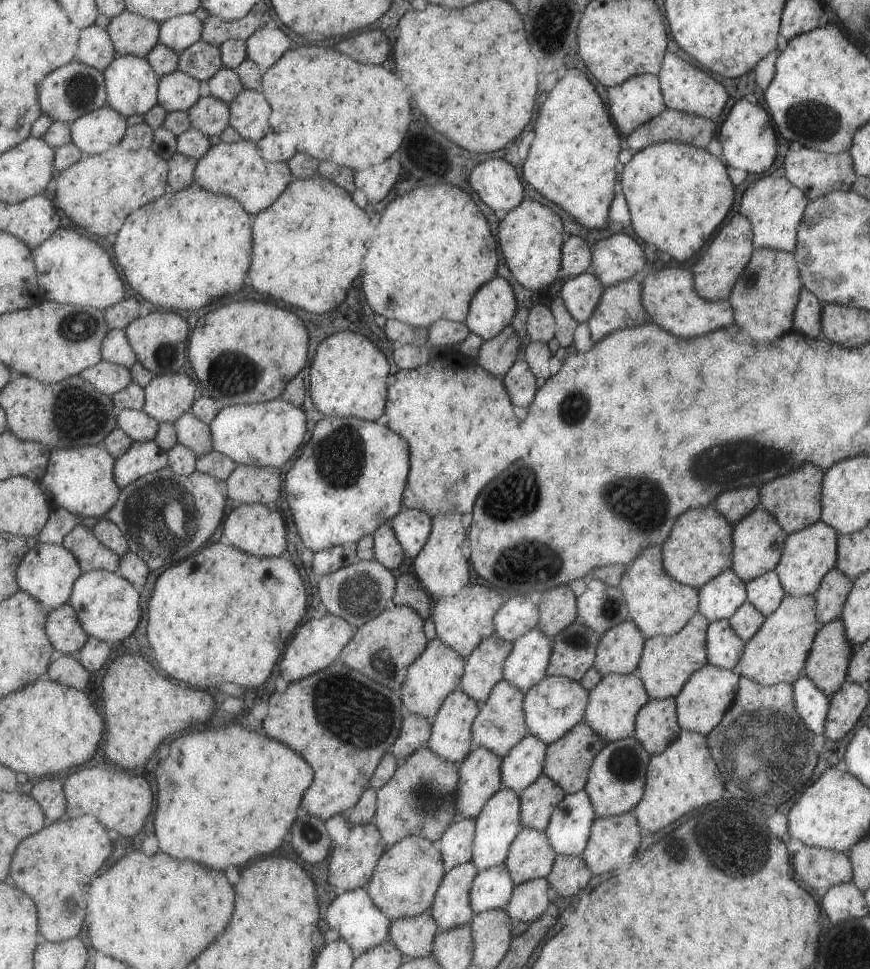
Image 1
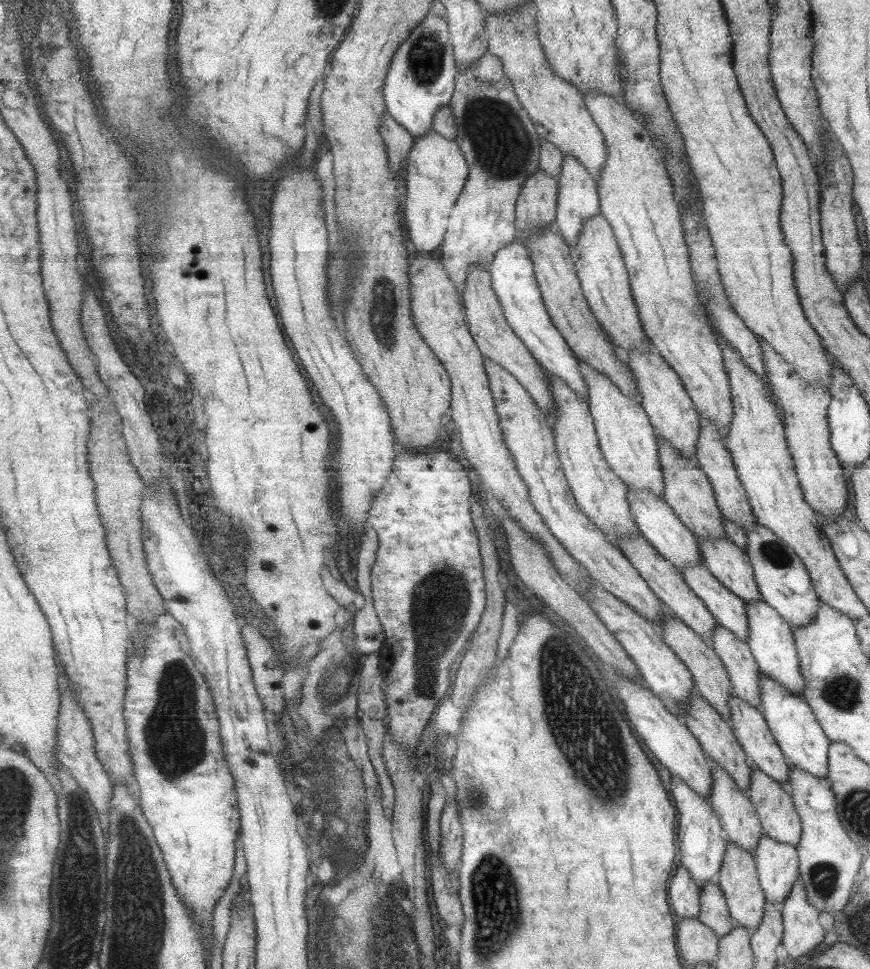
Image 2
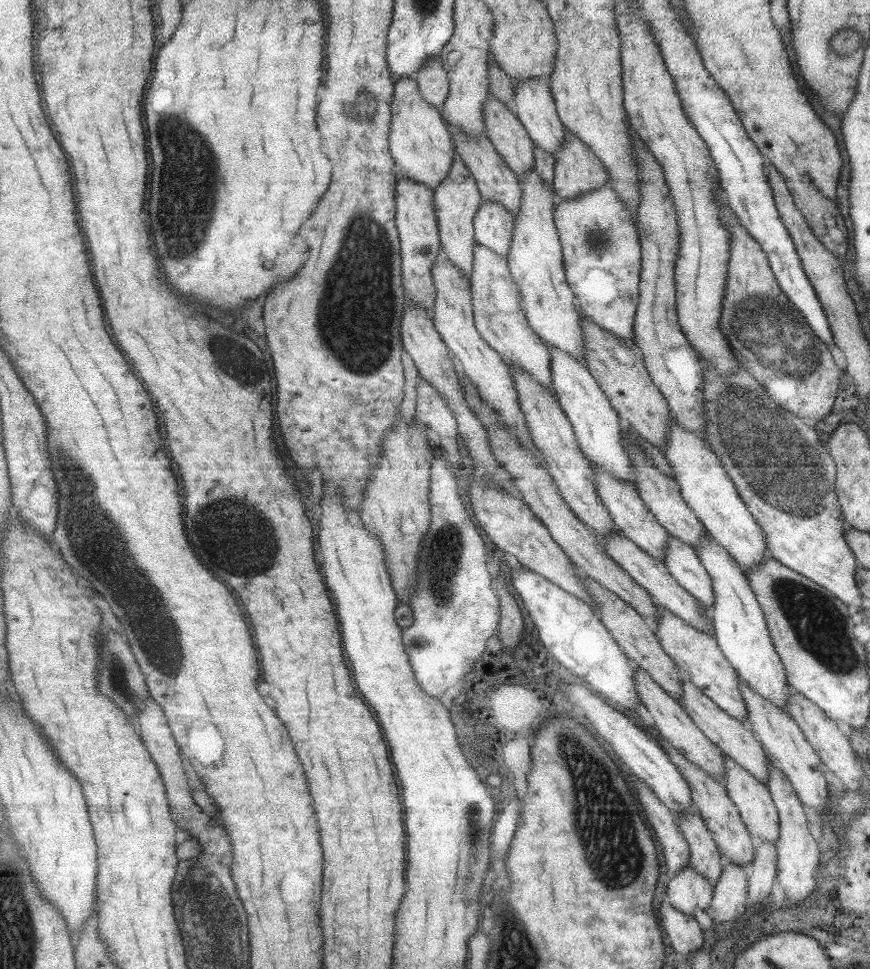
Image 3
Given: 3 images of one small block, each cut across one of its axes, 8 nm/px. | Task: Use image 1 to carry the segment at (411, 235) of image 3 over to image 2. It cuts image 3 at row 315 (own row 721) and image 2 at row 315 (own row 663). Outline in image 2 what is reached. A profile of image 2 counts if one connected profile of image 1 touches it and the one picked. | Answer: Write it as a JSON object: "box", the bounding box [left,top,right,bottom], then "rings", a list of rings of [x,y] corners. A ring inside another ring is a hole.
{"box":[410,250,592,594],"rings":[[[417,250],[411,258],[410,266],[411,277],[411,308],[413,309],[413,317],[415,325],[426,339],[431,348],[438,354],[443,365],[447,367],[452,380],[452,408],[451,418],[455,422],[460,434],[461,446],[463,448],[463,456],[471,463],[482,480],[484,492],[494,496],[494,498],[515,516],[515,521],[528,533],[534,535],[543,546],[547,546],[551,559],[555,560],[555,566],[559,568],[559,572],[563,575],[568,583],[581,594],[582,589],[587,590],[589,582],[592,582],[587,570],[579,564],[568,551],[563,543],[553,535],[549,526],[545,523],[543,515],[539,513],[531,501],[529,485],[523,480],[523,475],[519,472],[517,463],[515,463],[515,455],[511,453],[507,447],[505,433],[501,417],[499,417],[498,406],[495,403],[495,397],[490,387],[490,378],[487,376],[485,366],[486,356],[483,354],[479,343],[475,341],[474,334],[470,331],[467,322],[466,307],[464,306],[463,297],[459,294],[458,287],[451,280],[450,274],[447,274],[447,268],[440,258],[439,252],[427,252],[427,250]]]}

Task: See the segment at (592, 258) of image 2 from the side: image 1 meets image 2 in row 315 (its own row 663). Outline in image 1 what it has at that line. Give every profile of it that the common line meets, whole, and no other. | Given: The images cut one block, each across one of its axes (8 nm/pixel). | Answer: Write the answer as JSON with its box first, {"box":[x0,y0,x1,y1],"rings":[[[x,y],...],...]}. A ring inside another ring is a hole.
{"box":[593,620,644,676],"rings":[[[631,620],[608,629],[598,642],[593,668],[606,676],[610,673],[634,674],[644,648],[642,632]]]}

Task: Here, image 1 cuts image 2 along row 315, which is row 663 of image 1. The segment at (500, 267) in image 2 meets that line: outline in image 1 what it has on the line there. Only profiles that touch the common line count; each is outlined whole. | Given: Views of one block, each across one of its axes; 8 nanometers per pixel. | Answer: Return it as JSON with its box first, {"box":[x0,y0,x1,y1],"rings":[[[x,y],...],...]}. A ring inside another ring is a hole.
{"box":[504,628,554,691],"rings":[[[537,628],[525,634],[514,643],[514,650],[504,667],[505,679],[525,691],[538,685],[549,676],[551,658],[554,654],[554,640]]]}

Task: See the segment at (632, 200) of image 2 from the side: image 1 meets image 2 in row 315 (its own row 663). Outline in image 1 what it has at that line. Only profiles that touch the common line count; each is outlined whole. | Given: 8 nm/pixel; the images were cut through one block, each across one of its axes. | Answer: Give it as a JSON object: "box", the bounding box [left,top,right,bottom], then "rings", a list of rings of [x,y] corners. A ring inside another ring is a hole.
{"box":[635,614,708,699],"rings":[[[693,614],[682,630],[673,635],[660,635],[644,640],[641,661],[635,676],[642,680],[642,686],[649,699],[675,699],[685,682],[699,668],[705,667],[705,636],[708,621],[701,614]]]}

